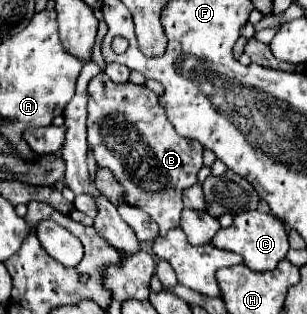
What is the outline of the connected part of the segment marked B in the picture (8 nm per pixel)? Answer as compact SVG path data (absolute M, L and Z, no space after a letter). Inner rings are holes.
M104 72L94 76L88 84L88 144L94 150L98 166L106 166L114 172L116 180L122 184L126 202L130 206L142 208L160 226L160 236L170 228L178 228L182 204L182 192L196 184L196 174L202 168L202 144L198 140L182 138L166 118L164 108L158 104L158 96L146 88L132 82L116 84Z

